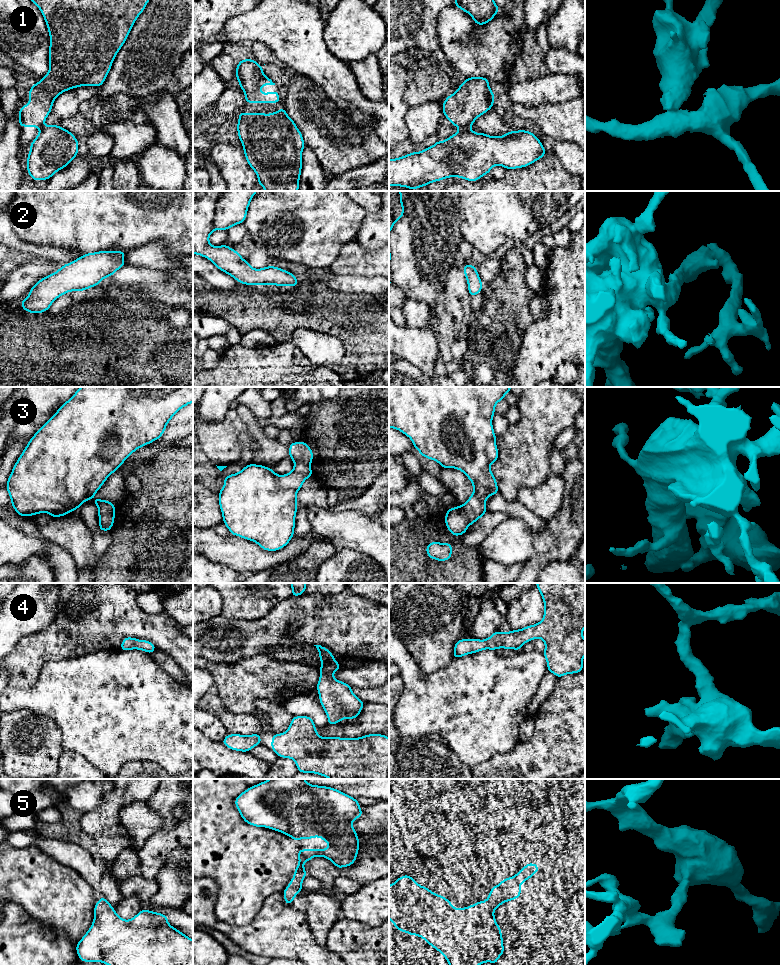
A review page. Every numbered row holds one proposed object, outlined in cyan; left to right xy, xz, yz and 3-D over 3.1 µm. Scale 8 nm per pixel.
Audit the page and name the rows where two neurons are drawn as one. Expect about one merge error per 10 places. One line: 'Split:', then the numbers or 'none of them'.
Split: 1

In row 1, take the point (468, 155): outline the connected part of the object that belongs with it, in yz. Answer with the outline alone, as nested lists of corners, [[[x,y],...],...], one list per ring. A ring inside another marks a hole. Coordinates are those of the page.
[[[460,129],[444,141],[436,141],[433,146],[429,146],[421,152],[415,151],[399,158],[389,159],[389,187],[400,186],[415,190],[449,177],[459,177],[474,182],[487,175],[496,165],[501,165],[505,169],[527,167],[538,159],[542,159],[545,154],[547,153],[542,142],[531,131],[509,131],[496,137],[483,132],[475,133],[471,129]]]

